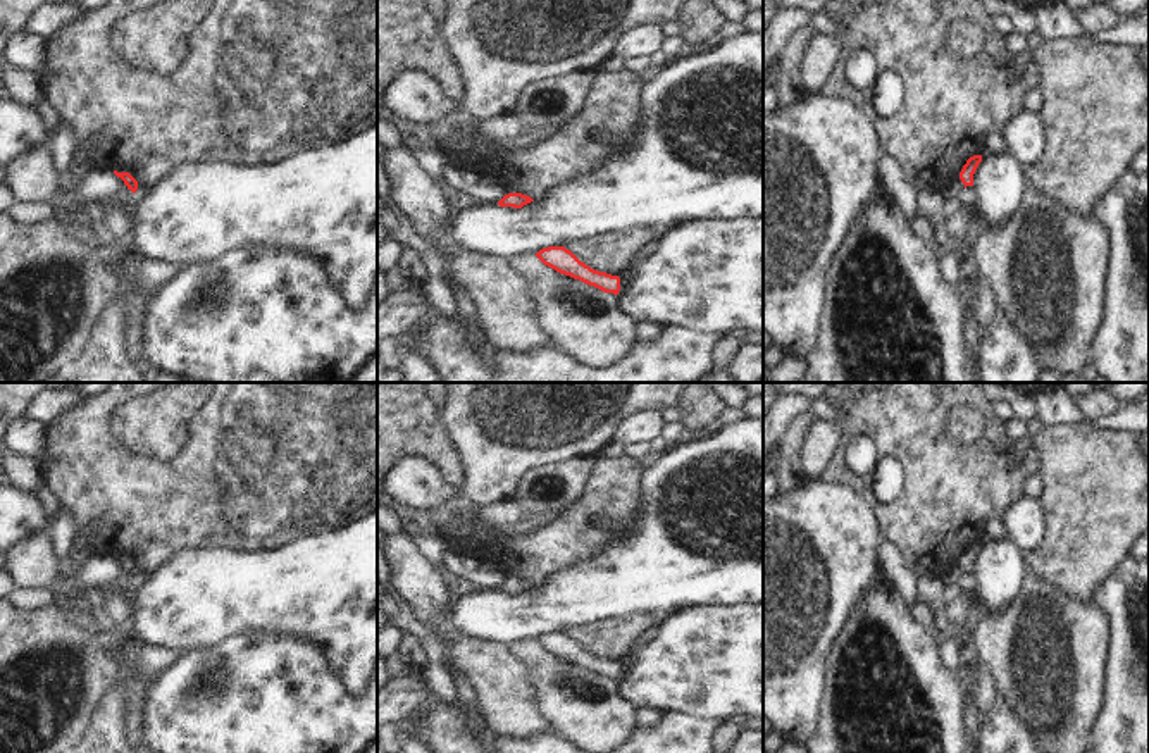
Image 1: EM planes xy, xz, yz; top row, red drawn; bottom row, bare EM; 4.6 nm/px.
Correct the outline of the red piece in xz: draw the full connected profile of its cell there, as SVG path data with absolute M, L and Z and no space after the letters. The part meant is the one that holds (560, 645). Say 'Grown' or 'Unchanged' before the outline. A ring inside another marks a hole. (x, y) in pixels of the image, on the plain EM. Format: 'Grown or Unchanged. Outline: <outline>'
Unchanged. Outline: M548 632L536 639L536 643L548 653L555 655L560 660L579 665L589 672L594 672L605 679L618 681L620 663L606 658L599 658L581 648L570 636L565 632Z

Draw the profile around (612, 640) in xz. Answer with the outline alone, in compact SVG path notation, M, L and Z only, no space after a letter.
M660 613L632 615L625 619L598 622L593 627L570 629L565 634L594 657L622 662L629 655L636 638L660 619Z

